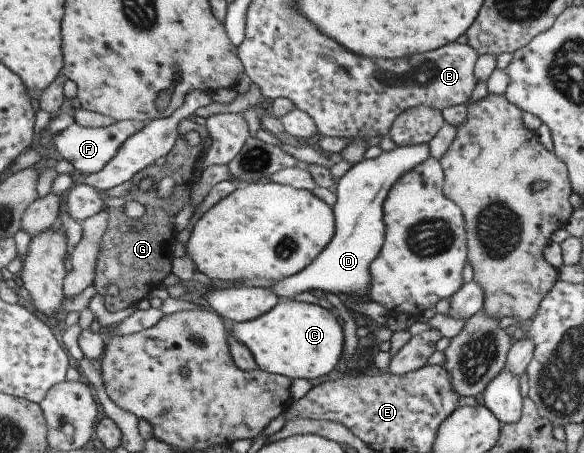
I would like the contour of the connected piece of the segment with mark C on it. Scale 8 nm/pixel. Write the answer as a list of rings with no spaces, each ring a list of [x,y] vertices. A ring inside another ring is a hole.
[[[283,298],[274,310],[256,320],[227,324],[232,336],[241,345],[245,344],[249,348],[258,366],[267,373],[284,375],[291,379],[317,380],[331,374],[343,357],[343,324],[319,304]]]

